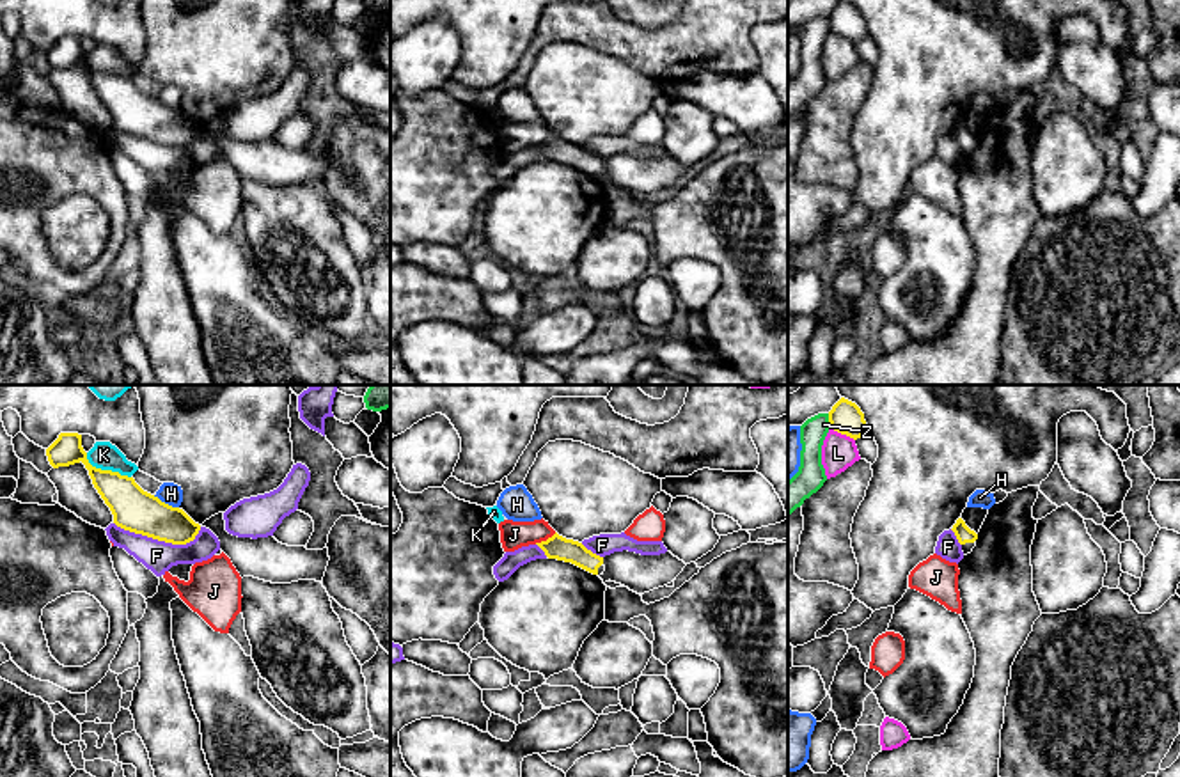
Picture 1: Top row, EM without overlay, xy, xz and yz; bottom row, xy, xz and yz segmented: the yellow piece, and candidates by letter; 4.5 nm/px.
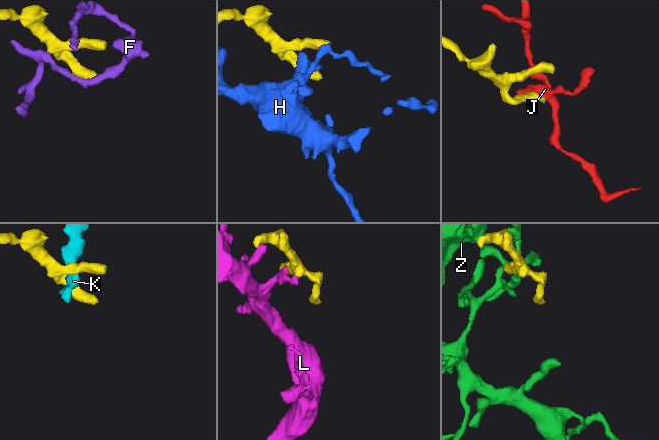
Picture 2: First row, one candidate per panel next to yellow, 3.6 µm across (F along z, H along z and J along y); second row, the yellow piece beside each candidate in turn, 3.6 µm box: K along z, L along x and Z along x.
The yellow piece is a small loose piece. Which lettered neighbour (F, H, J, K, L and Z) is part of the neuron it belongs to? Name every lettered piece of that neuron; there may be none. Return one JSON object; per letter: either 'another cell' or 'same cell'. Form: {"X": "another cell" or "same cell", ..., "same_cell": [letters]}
{"F": "another cell", "H": "another cell", "J": "another cell", "K": "another cell", "L": "another cell", "Z": "another cell", "same_cell": []}

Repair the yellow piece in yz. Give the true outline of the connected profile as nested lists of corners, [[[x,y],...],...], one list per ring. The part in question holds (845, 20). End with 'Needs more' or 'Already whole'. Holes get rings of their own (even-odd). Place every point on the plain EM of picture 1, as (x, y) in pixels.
[[[841,0],[832,12],[829,14],[830,30],[841,37],[846,37],[854,43],[868,35],[868,27],[861,11]]]. Already whole

